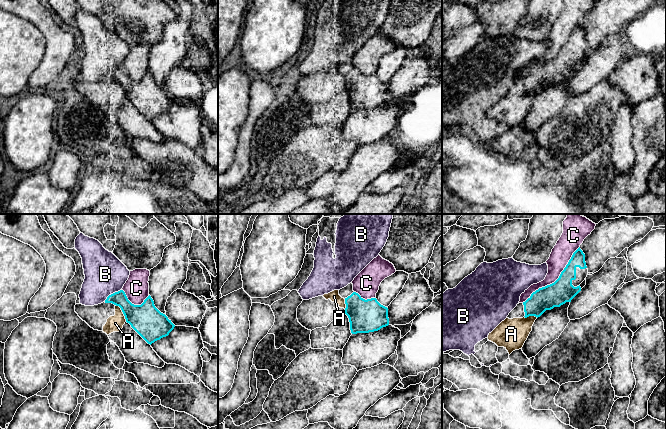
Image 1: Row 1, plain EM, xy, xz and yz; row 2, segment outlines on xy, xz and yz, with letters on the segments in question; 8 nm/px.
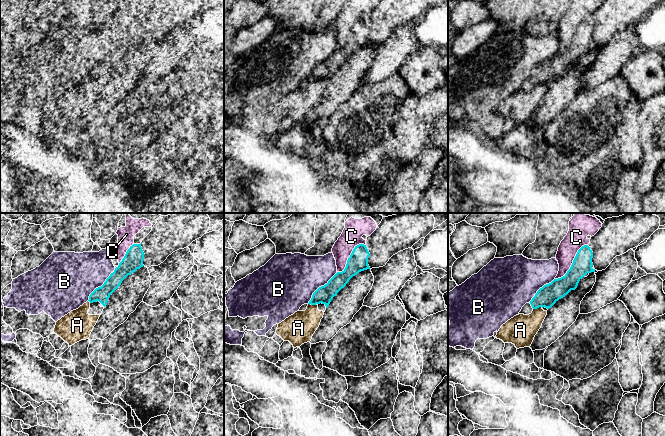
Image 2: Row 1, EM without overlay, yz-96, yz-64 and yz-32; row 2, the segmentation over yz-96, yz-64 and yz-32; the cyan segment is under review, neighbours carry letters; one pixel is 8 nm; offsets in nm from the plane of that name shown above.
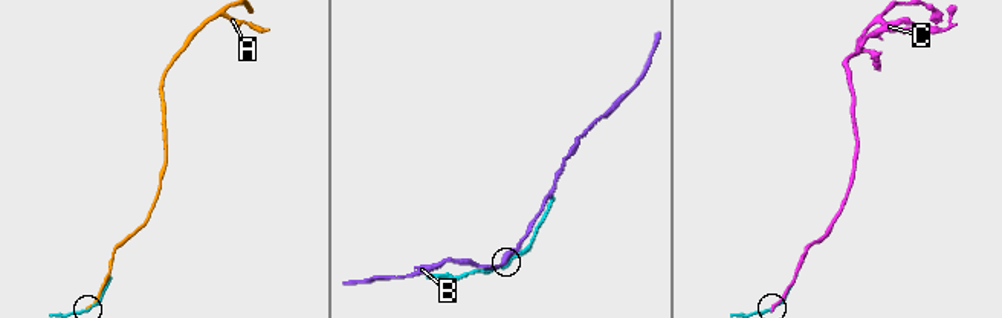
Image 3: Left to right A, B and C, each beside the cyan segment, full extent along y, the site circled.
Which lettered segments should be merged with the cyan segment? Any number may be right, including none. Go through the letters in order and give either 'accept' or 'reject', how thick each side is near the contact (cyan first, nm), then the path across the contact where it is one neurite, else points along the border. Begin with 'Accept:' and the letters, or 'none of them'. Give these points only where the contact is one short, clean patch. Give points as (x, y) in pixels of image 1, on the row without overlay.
Accept: none of them
A: reject | 240/130 nm
B: reject | 170/320 nm
C: reject | 190/160 nm

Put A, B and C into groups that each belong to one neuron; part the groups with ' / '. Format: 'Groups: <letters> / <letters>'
Groups: A / B / C

